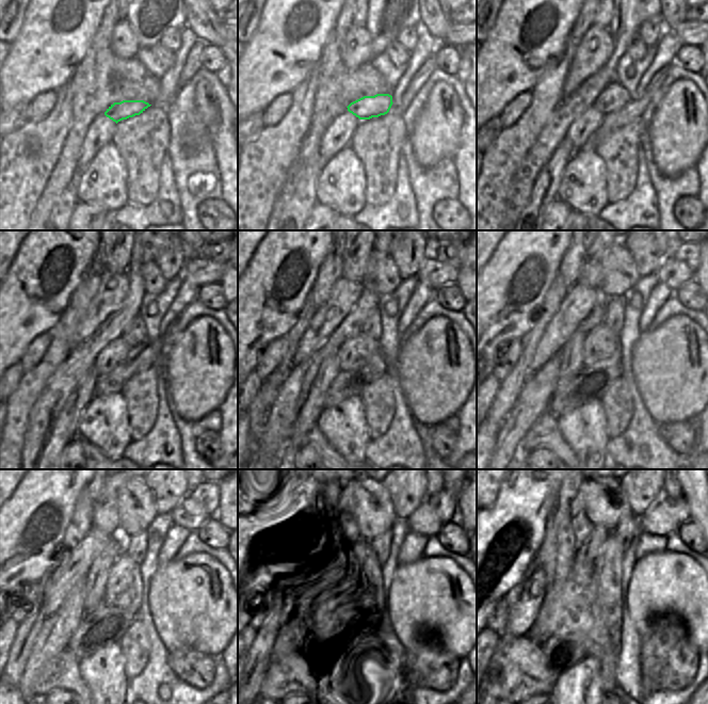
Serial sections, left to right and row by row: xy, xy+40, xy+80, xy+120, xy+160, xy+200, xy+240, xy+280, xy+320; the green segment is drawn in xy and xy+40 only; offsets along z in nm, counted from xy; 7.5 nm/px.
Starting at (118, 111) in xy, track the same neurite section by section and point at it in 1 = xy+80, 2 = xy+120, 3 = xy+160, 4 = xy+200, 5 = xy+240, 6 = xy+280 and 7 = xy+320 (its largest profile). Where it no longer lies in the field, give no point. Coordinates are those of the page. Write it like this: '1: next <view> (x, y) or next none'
1: next xy+80 (613, 97)
2: next xy+120 (134, 334)
3: next xy+160 (372, 328)
4: next xy+200 (614, 308)
5: next xy+240 (137, 549)
6: next xy+280 (380, 544)
7: next xy+320 (625, 530)

